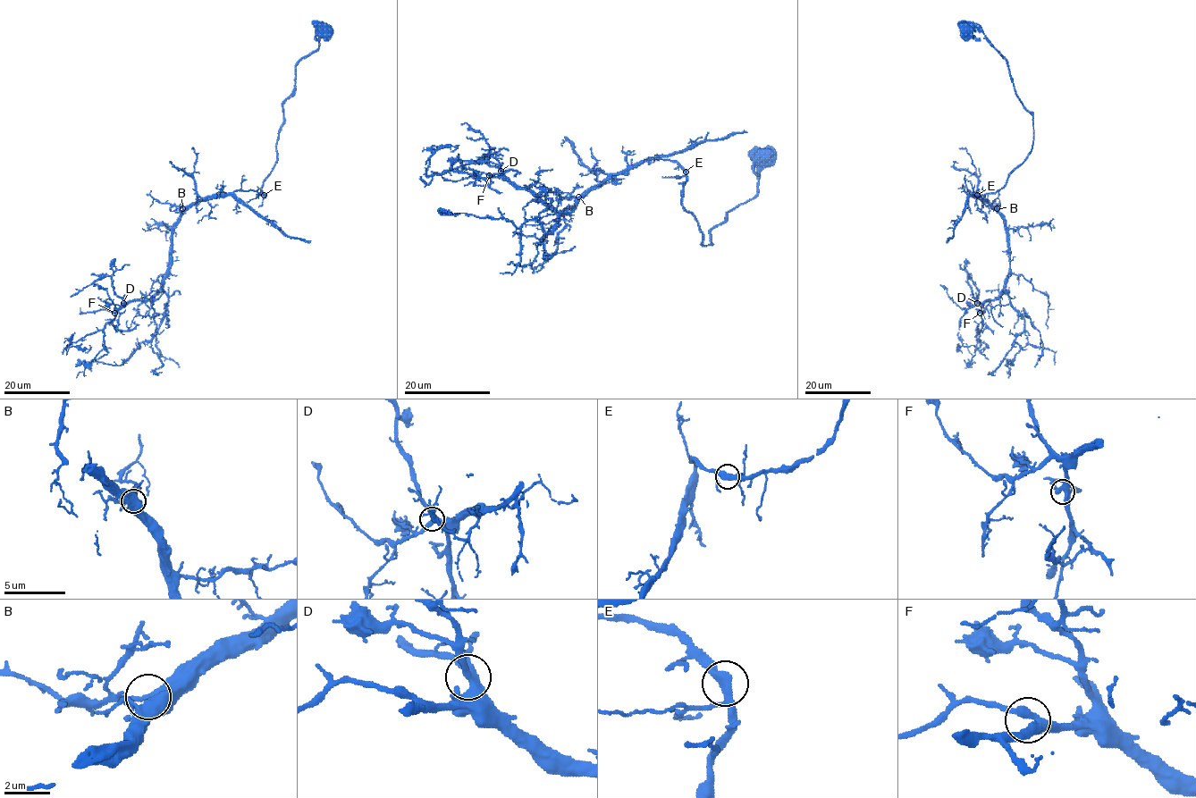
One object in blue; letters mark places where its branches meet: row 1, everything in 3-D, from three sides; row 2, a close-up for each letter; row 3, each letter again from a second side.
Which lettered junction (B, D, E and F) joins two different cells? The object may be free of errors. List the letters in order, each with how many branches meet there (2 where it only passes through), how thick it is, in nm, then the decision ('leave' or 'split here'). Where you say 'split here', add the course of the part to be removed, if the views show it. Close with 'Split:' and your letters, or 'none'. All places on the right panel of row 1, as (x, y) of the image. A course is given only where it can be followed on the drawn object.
B: 3 branches meet; 360 nm thick; leave
D: 3 branches meet; 320 nm thick; leave
E: 3 branches meet; 360 nm thick; leave
F: 3 branches meet; 400 nm thick; leave
Split: none

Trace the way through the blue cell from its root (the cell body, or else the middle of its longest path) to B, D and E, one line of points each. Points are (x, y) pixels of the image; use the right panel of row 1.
B: (966, 24), (1007, 61), (1032, 116), (1031, 151), (1006, 183), (983, 196), (968, 190), (997, 208)
D: (966, 24), (1007, 61), (1033, 125), (1031, 151), (1006, 183), (968, 190), (1007, 228), (1006, 287), (977, 303)
E: (966, 24), (979, 28), (1007, 61), (1016, 95), (1033, 125), (1027, 158), (1000, 188), (978, 195)

